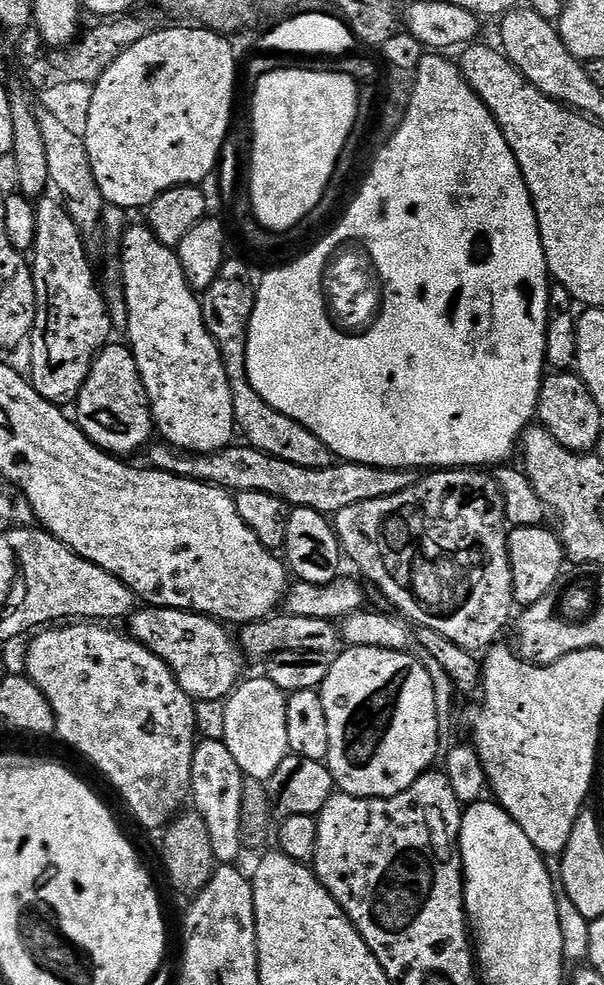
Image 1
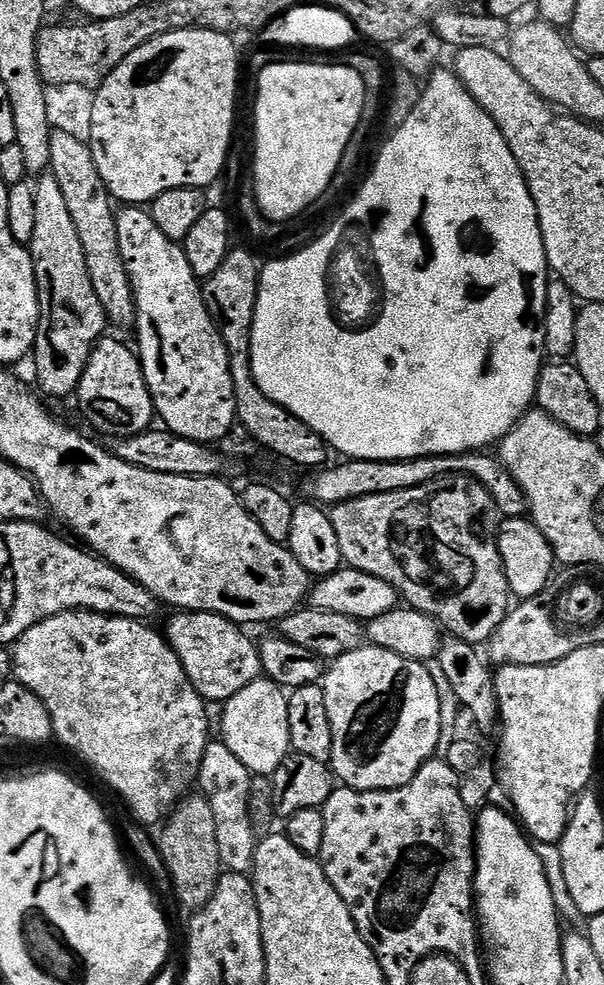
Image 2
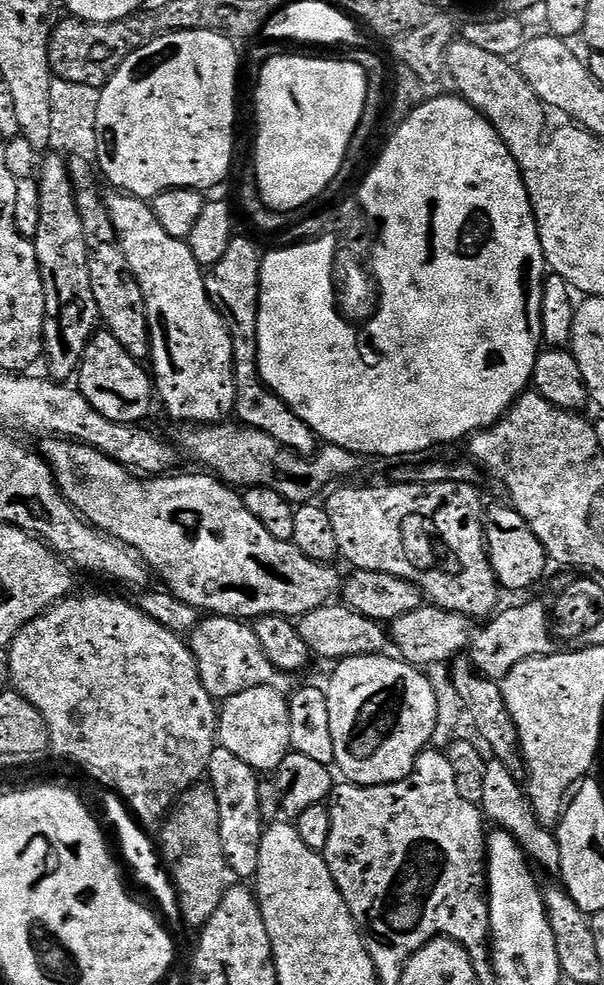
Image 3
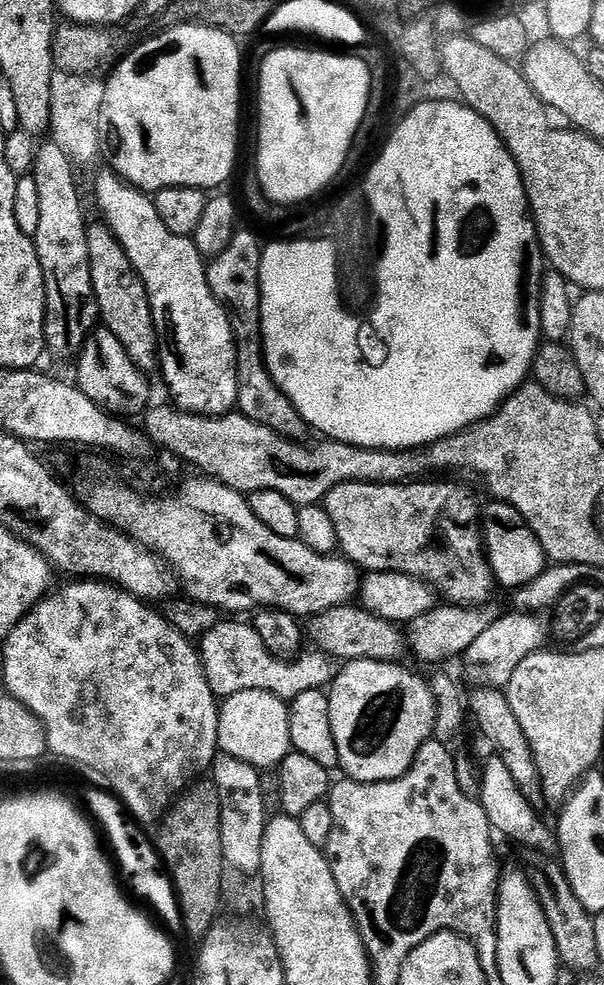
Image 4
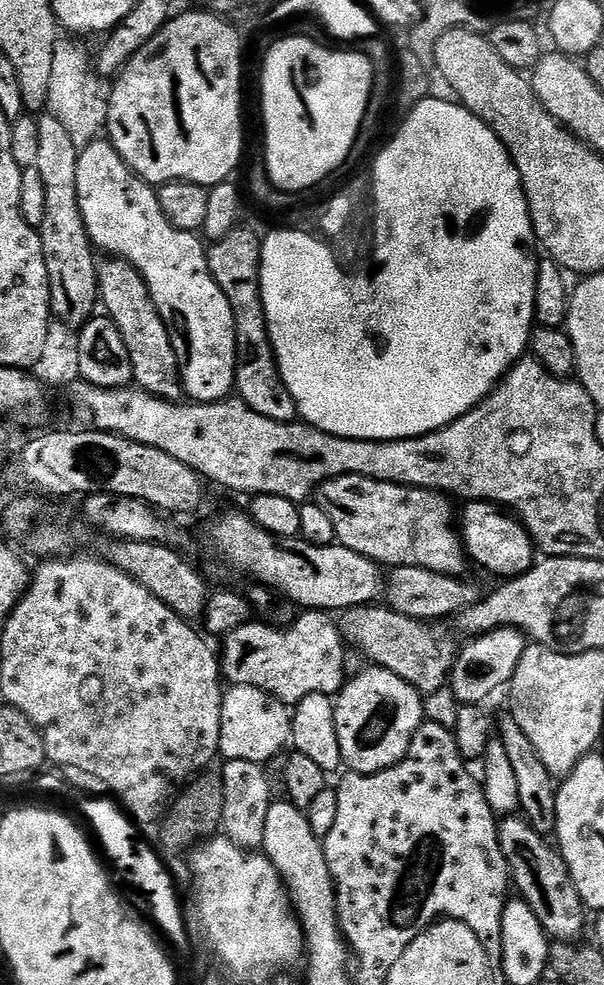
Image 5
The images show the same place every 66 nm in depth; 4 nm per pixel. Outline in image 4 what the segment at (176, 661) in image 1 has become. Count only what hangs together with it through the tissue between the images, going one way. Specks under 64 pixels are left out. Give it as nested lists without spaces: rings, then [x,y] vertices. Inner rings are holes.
[[[228,618],[214,625],[206,635],[199,637],[198,651],[204,664],[204,673],[210,690],[217,698],[227,698],[242,690],[262,690],[291,702],[306,690],[327,689],[334,679],[333,657],[323,650],[304,652],[291,658],[277,656],[262,642],[258,630],[251,623],[235,624]],[[230,619],[230,620],[228,620]],[[228,620],[228,621],[227,621]],[[293,659],[293,660],[290,660]]]

